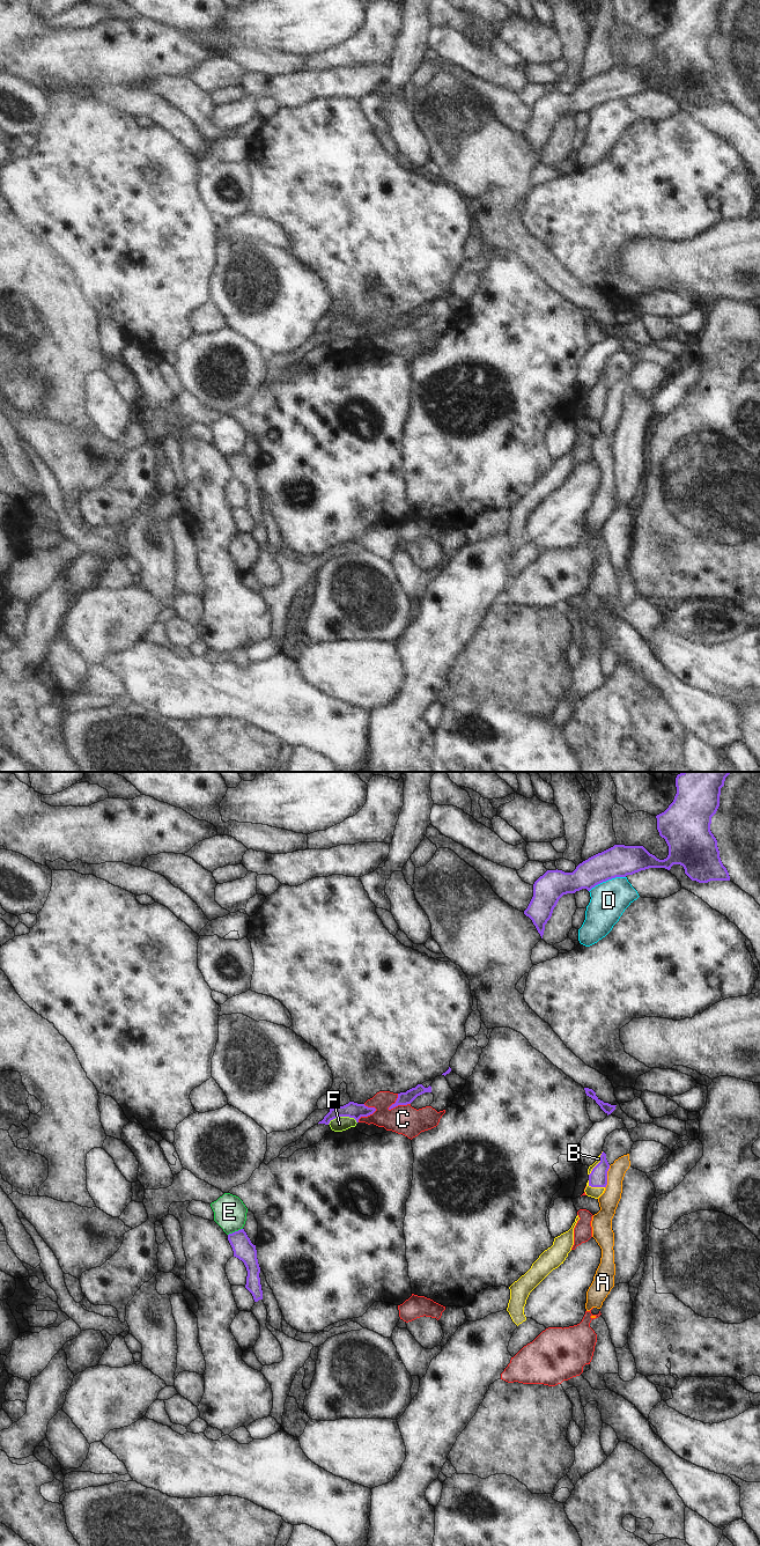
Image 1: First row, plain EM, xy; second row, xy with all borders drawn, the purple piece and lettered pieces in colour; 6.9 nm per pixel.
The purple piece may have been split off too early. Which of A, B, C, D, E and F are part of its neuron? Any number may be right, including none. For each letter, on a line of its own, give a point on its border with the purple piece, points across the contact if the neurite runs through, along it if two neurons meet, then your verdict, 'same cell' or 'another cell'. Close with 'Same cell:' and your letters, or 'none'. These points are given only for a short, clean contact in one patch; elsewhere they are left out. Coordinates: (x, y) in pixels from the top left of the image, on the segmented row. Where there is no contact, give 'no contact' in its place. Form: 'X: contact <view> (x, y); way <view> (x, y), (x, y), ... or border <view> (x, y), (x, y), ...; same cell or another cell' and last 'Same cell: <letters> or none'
A: contact xy (606, 1177); border xy (610, 1165), (605, 1187); another cell
B: contact xy (598, 1163); way xy (598, 1177), (598, 1163), (598, 1158); same cell
C: contact xy (398, 1104); another cell
D: contact xy (606, 880); another cell
E: contact xy (235, 1231); border xy (242, 1228), (228, 1235); another cell
F: contact xy (341, 1116); border xy (356, 1120), (349, 1117), (336, 1117), (327, 1124); another cell
Same cell: B

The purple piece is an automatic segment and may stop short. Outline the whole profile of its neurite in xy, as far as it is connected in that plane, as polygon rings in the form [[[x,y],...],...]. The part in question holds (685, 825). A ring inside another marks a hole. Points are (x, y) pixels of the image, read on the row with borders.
[[[682,772],[677,775],[677,794],[673,802],[664,812],[656,816],[659,835],[665,839],[669,846],[669,855],[666,859],[657,859],[643,846],[614,845],[613,847],[583,861],[573,873],[565,873],[556,869],[547,870],[543,876],[540,876],[533,884],[533,897],[527,908],[524,911],[524,914],[532,920],[541,938],[545,925],[551,919],[554,907],[563,895],[575,893],[582,889],[590,891],[596,885],[615,877],[626,877],[627,875],[633,875],[649,868],[665,868],[670,870],[673,864],[680,864],[684,867],[685,874],[692,881],[696,881],[699,883],[708,883],[710,881],[730,881],[729,873],[720,857],[717,840],[710,831],[711,817],[716,814],[720,807],[721,788],[724,786],[725,778],[730,773],[731,772]]]

